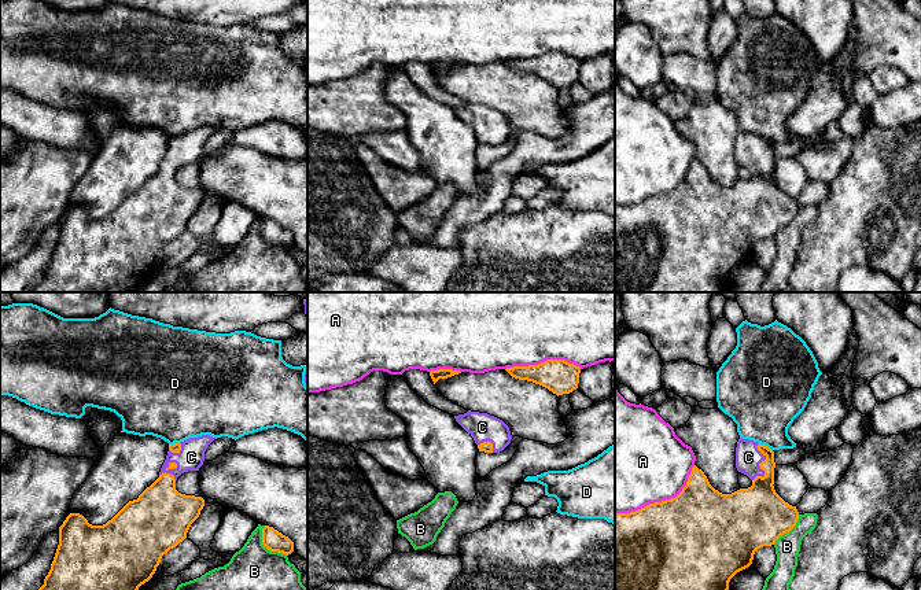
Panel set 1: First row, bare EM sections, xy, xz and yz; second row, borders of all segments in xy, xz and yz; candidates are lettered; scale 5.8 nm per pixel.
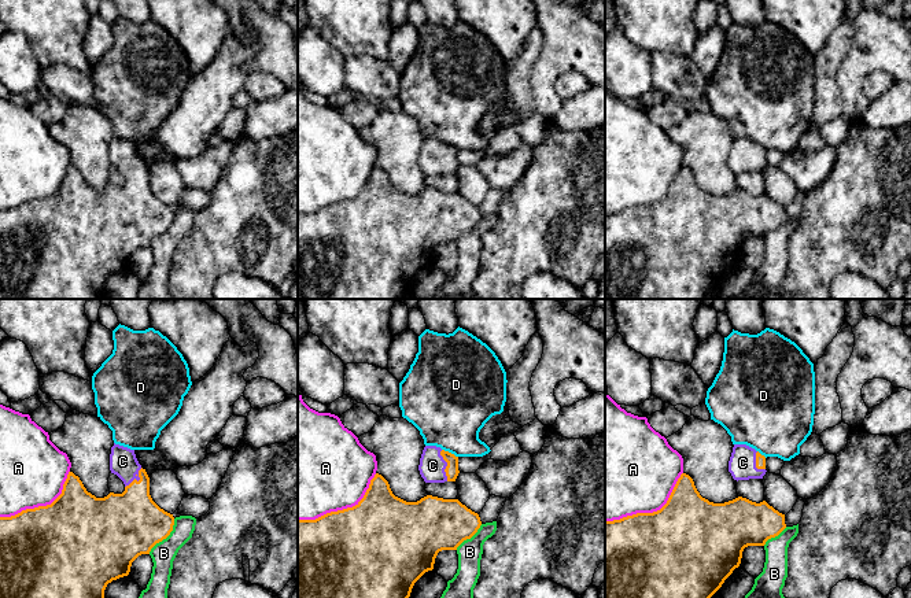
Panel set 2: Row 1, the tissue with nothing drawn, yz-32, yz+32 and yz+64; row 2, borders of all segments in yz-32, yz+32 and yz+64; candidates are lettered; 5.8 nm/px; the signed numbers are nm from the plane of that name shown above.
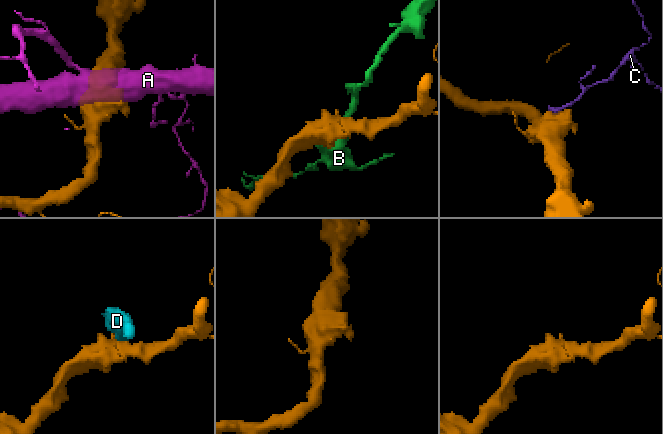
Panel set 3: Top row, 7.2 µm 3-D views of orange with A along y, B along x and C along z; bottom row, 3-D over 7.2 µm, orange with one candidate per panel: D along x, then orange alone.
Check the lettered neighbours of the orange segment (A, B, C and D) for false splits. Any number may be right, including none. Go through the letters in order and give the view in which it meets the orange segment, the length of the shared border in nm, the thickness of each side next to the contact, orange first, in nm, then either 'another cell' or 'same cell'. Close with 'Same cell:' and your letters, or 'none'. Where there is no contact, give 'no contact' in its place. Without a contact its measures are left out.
A: contact in yz; length 550 nm; calibres 500 and 480 nm; another cell
B: contact in xy; length 220 nm; calibres 120 and 460 nm; another cell
C: contact in yz; length 220 nm; calibres 280 and 150 nm; same cell
D: contact in yz; length 90 nm; calibres 140 and 400 nm; another cell
Same cell: C

